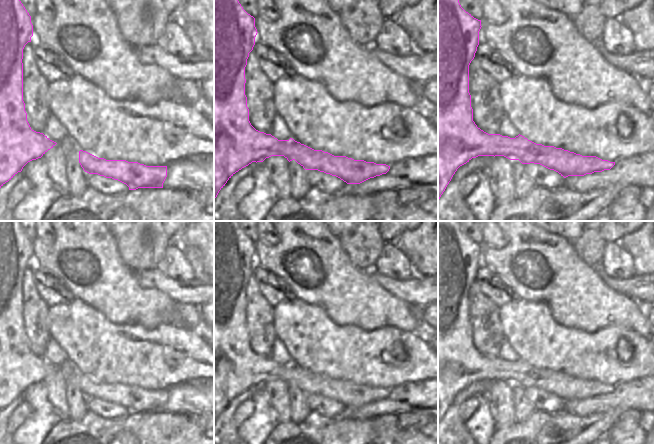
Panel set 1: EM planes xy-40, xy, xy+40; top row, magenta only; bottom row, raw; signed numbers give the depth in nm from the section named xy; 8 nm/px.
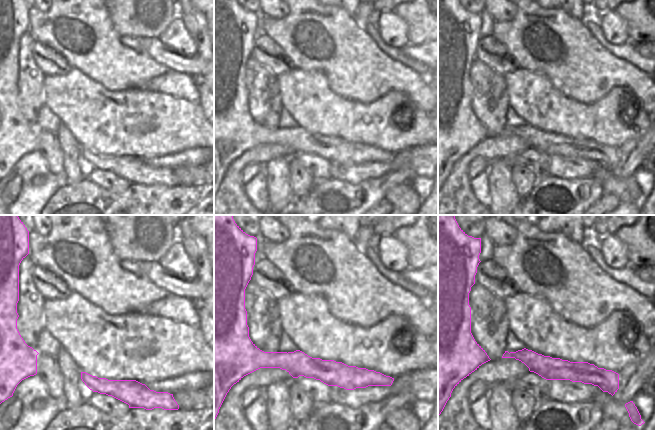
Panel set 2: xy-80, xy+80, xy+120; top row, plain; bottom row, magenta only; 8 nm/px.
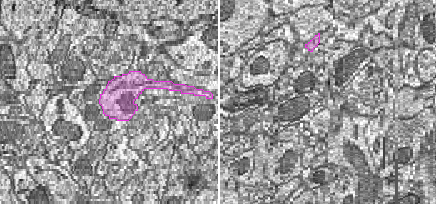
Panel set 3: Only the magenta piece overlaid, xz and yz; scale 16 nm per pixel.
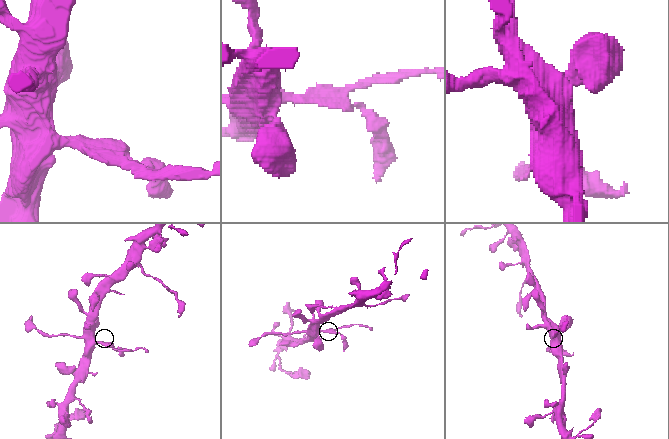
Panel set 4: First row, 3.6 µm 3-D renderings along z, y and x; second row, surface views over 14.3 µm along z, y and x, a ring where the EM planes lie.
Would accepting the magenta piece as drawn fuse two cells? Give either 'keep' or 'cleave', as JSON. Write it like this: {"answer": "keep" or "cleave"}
{"answer": "cleave"}

